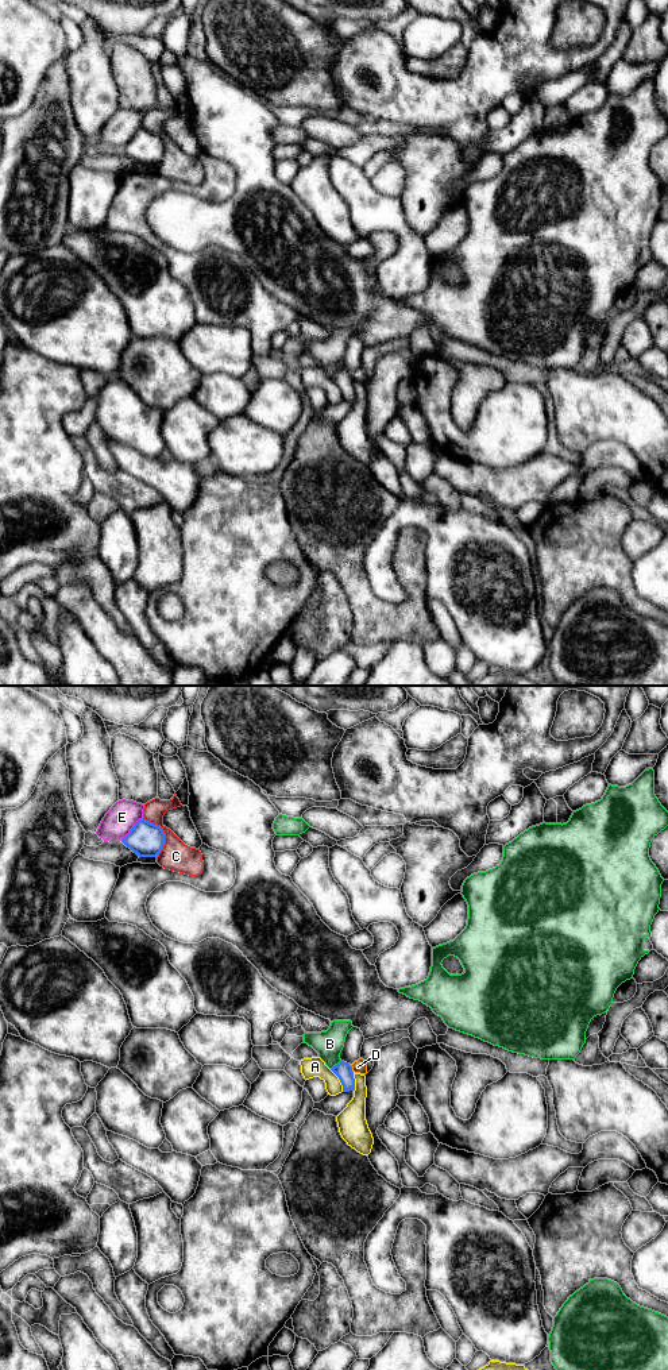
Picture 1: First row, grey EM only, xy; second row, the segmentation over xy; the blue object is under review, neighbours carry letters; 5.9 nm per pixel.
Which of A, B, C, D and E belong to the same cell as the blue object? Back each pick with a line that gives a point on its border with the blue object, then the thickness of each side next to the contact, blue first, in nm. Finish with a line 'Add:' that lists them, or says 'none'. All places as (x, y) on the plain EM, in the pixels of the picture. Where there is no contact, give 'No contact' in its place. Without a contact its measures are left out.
Add: none

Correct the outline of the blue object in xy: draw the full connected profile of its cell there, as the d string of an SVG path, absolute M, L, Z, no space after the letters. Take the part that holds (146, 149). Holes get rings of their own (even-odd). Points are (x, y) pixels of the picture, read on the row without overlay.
M142 127L121 151L139 166L157 166L165 154L165 142L161 135Z

